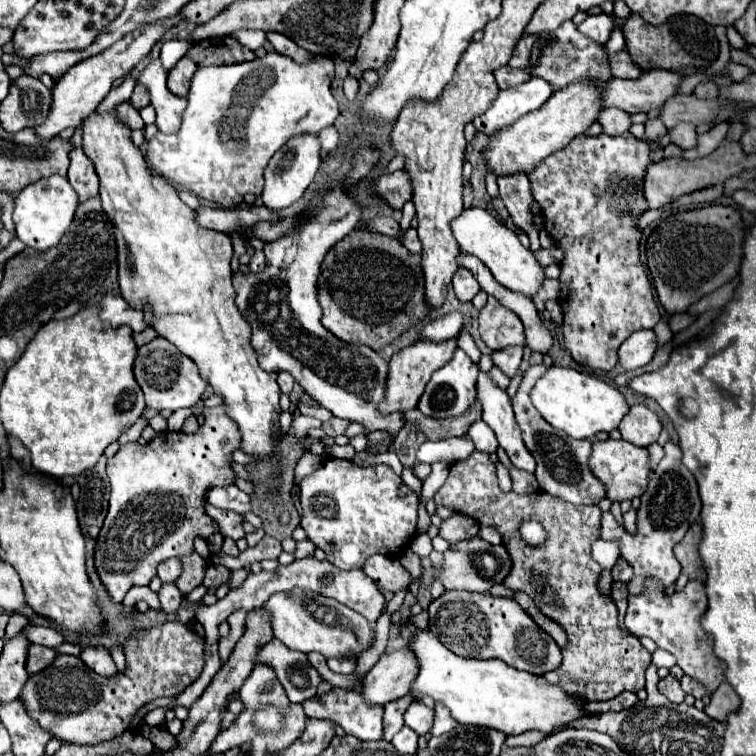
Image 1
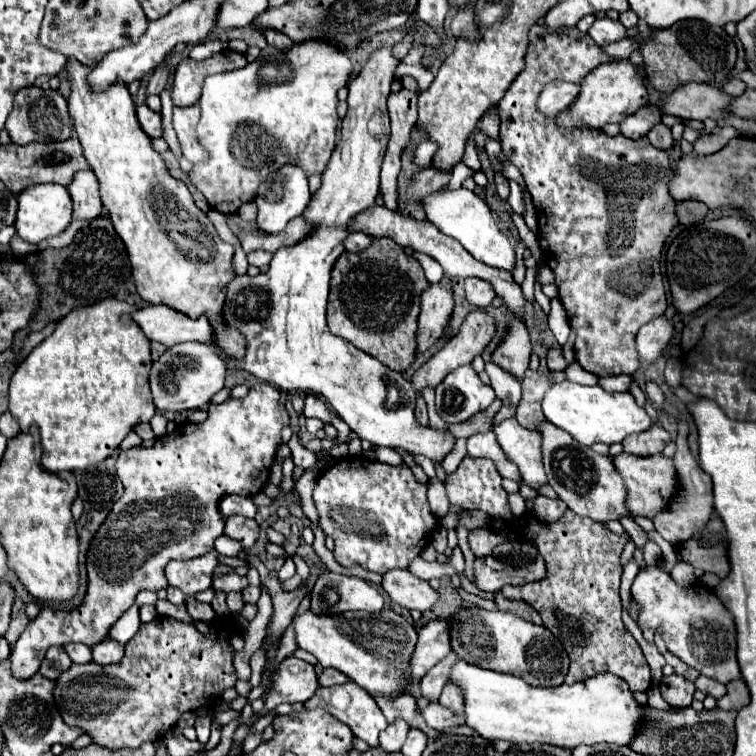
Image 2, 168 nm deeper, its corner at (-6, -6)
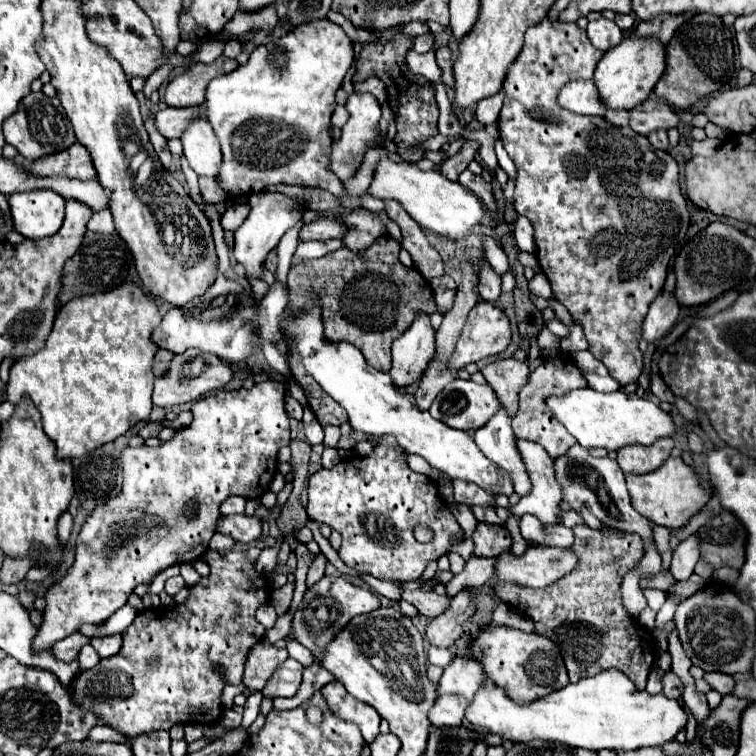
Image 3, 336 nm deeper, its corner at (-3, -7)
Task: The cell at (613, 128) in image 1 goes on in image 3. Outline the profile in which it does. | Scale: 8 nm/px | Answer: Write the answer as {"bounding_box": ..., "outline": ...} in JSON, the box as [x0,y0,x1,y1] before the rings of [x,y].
{"bounding_box":[629,99,679,135],"outline":[[[647,99],[629,113],[631,113],[629,127],[639,135],[649,135],[655,129],[671,129],[679,125],[675,107],[659,99]]]}

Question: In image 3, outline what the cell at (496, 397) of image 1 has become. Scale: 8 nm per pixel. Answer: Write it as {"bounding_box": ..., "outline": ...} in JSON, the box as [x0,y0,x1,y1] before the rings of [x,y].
{"bounding_box":[496,441,563,527],"outline":[[[517,441],[517,447],[521,451],[521,457],[525,461],[525,467],[527,467],[527,473],[531,477],[531,483],[533,483],[533,489],[527,497],[523,497],[517,505],[513,505],[510,508],[497,508],[496,513],[499,518],[506,521],[510,515],[521,517],[525,513],[529,515],[535,515],[543,527],[549,527],[549,525],[561,525],[561,499],[563,499],[563,489],[559,489],[559,483],[555,481],[555,469],[553,469],[553,459],[549,457],[549,453],[537,445],[537,443],[531,443],[531,441]]]}

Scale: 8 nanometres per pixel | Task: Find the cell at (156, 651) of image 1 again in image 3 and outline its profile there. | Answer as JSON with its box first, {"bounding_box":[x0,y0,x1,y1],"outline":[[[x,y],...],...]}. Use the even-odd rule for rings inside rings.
{"bounding_box":[71,549,273,739],"outline":[[[207,549],[203,559],[207,561],[211,573],[189,589],[189,597],[185,599],[189,605],[181,603],[171,609],[145,609],[137,613],[135,621],[123,631],[123,647],[119,653],[109,659],[101,659],[99,665],[79,673],[79,677],[73,681],[71,699],[83,709],[103,715],[115,731],[125,733],[129,739],[155,729],[167,731],[177,723],[215,725],[223,715],[221,693],[225,683],[241,683],[249,651],[265,635],[265,627],[255,619],[255,611],[263,603],[271,601],[273,585],[269,577],[257,573],[247,555],[239,551],[219,553]],[[213,665],[223,665],[225,677],[217,675]]]}

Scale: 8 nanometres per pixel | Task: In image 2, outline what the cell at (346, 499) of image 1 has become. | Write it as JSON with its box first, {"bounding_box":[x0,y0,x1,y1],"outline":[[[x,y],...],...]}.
{"bounding_box":[314,458,436,572],"outline":[[[344,458],[326,468],[314,488],[314,504],[320,514],[320,528],[334,538],[334,558],[340,566],[352,568],[360,564],[370,572],[386,572],[394,568],[408,568],[422,548],[430,542],[436,518],[426,500],[426,486],[418,484],[408,466],[390,466],[368,458]]]}

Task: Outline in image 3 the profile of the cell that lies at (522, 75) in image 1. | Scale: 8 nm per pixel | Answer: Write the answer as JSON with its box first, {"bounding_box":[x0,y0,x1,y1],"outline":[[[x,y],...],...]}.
{"bounding_box":[499,19,689,385],"outline":[[[543,19],[539,25],[527,29],[527,33],[525,33],[525,45],[523,45],[521,53],[517,55],[517,59],[513,61],[513,65],[509,65],[509,69],[505,73],[505,81],[503,81],[505,103],[503,103],[503,109],[501,109],[501,115],[499,115],[499,131],[501,131],[501,141],[505,145],[505,151],[509,153],[509,157],[513,159],[513,163],[517,167],[515,209],[517,209],[519,215],[525,215],[533,223],[533,227],[535,227],[537,261],[539,261],[541,271],[547,275],[547,279],[551,283],[553,297],[559,303],[563,303],[569,309],[571,317],[583,327],[585,337],[589,341],[589,351],[609,369],[609,375],[615,381],[619,381],[619,385],[629,385],[629,383],[637,383],[637,379],[641,375],[641,369],[643,369],[643,355],[637,349],[643,319],[647,315],[647,309],[649,309],[651,301],[663,291],[669,261],[675,257],[675,249],[683,241],[683,237],[685,237],[685,233],[689,229],[689,211],[687,211],[687,201],[681,195],[681,187],[679,187],[679,167],[677,167],[677,161],[667,151],[655,151],[651,147],[651,143],[647,141],[647,137],[635,133],[631,127],[615,127],[609,121],[605,121],[603,117],[591,117],[589,119],[589,115],[571,113],[571,111],[563,109],[557,103],[559,89],[565,83],[575,81],[575,79],[593,79],[593,71],[595,71],[595,67],[597,67],[597,63],[599,63],[601,57],[603,57],[603,51],[595,49],[591,45],[591,41],[587,39],[585,31],[579,29],[575,23],[561,23],[561,21]]]}

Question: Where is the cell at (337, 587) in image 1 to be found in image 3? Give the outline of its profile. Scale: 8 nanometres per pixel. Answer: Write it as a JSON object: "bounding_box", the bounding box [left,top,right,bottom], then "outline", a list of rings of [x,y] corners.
{"bounding_box":[295,575,381,661],"outline":[[[325,575],[313,587],[307,589],[303,601],[295,611],[295,639],[313,653],[315,661],[319,661],[319,657],[323,657],[327,641],[331,641],[331,637],[335,637],[335,633],[339,633],[343,625],[347,625],[355,615],[371,613],[379,607],[381,607],[379,597],[367,587],[357,587],[349,583],[345,577]]]}

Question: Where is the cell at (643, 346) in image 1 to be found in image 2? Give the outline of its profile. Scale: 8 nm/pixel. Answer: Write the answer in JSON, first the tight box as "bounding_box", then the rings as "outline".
{"bounding_box":[636,316,672,362],"outline":[[[660,316],[644,324],[636,336],[636,350],[640,362],[656,362],[656,358],[664,352],[670,340],[672,340],[672,320]]]}

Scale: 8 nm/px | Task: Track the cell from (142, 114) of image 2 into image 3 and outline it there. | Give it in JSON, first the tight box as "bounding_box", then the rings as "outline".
{"bounding_box":[155,107,207,139],"outline":[[[167,107],[167,109],[157,113],[155,125],[157,125],[157,129],[161,131],[163,137],[173,139],[173,137],[183,135],[183,129],[187,127],[187,121],[191,117],[207,117],[207,111],[203,107],[187,107],[187,109]]]}

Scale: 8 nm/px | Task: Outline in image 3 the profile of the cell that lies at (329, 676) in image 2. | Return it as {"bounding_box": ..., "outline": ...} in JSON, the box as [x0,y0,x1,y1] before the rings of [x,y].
{"bounding_box":[273,663,335,709],"outline":[[[311,663],[309,667],[303,669],[303,683],[299,687],[299,693],[295,693],[295,697],[291,697],[291,699],[277,697],[273,701],[273,705],[275,705],[275,709],[295,709],[297,705],[305,703],[315,691],[319,691],[321,687],[331,683],[333,679],[335,677],[331,677],[331,673],[327,669],[323,669],[323,665]]]}

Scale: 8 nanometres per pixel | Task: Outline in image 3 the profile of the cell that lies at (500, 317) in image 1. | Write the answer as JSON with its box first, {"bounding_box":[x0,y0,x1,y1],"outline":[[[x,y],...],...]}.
{"bounding_box":[481,359,529,417],"outline":[[[503,359],[503,361],[495,361],[483,367],[481,373],[485,375],[489,387],[495,391],[501,407],[507,409],[513,417],[517,413],[519,391],[529,379],[527,363],[515,361],[515,359]]]}

